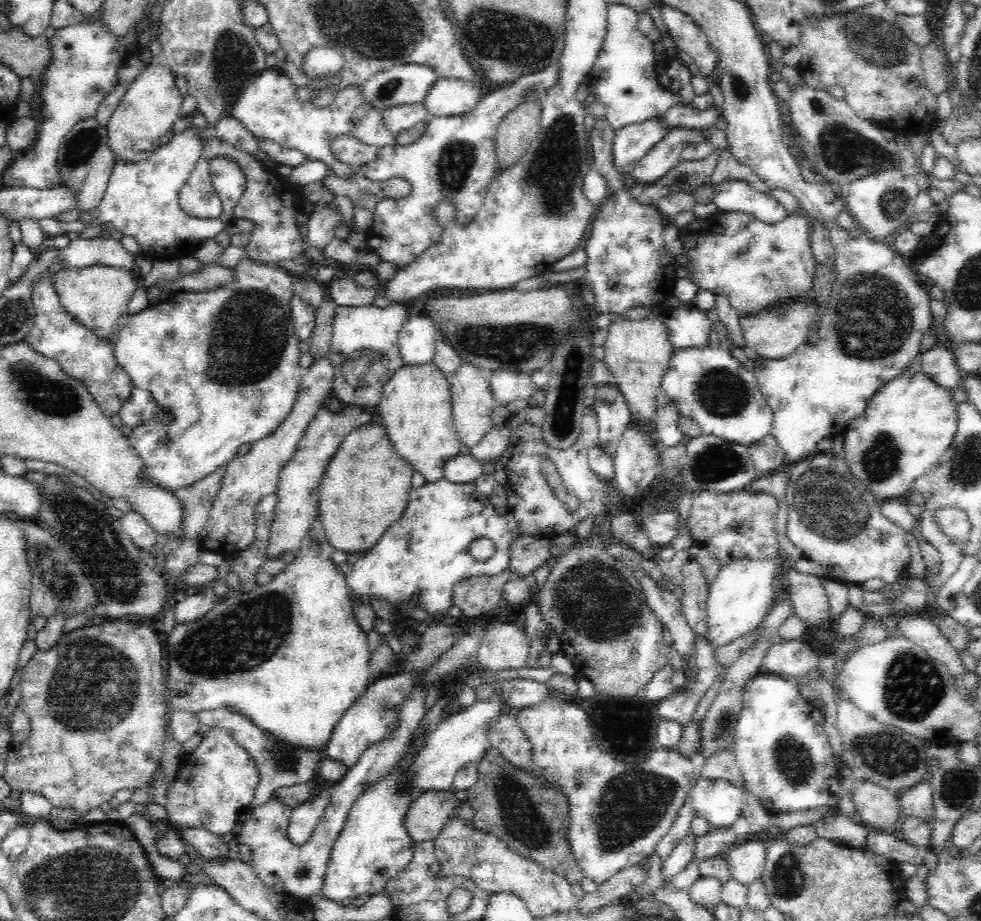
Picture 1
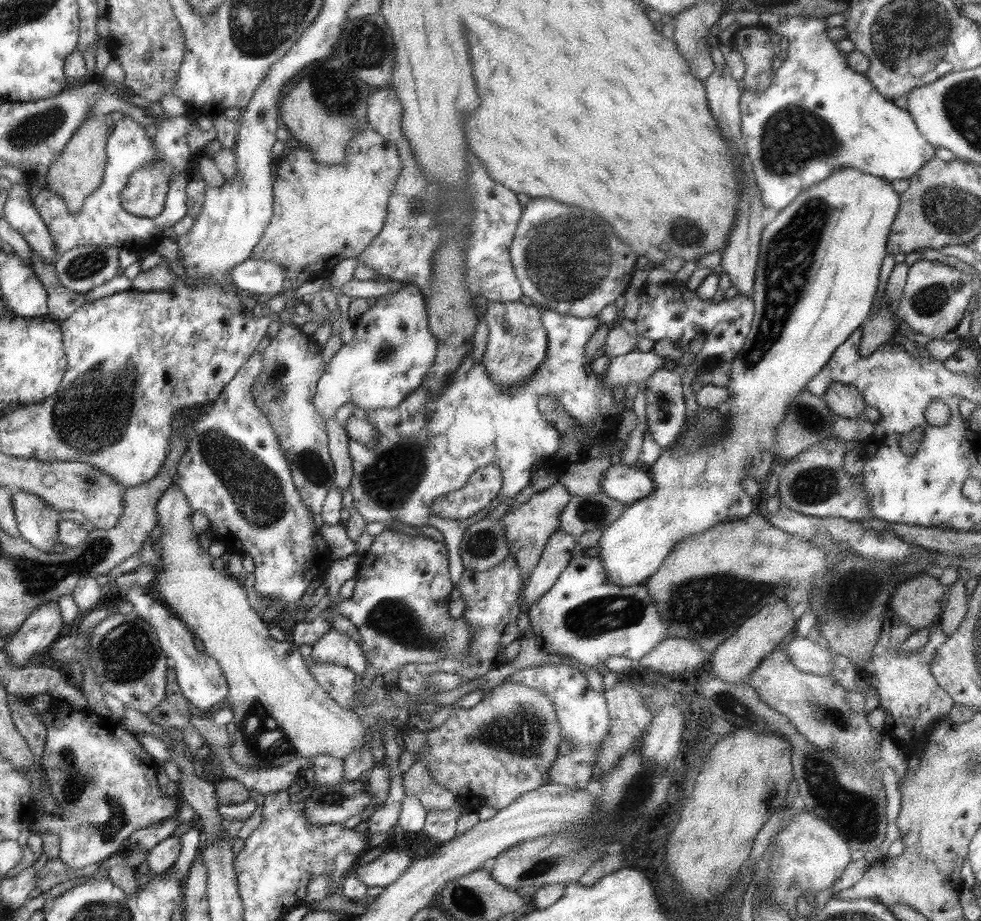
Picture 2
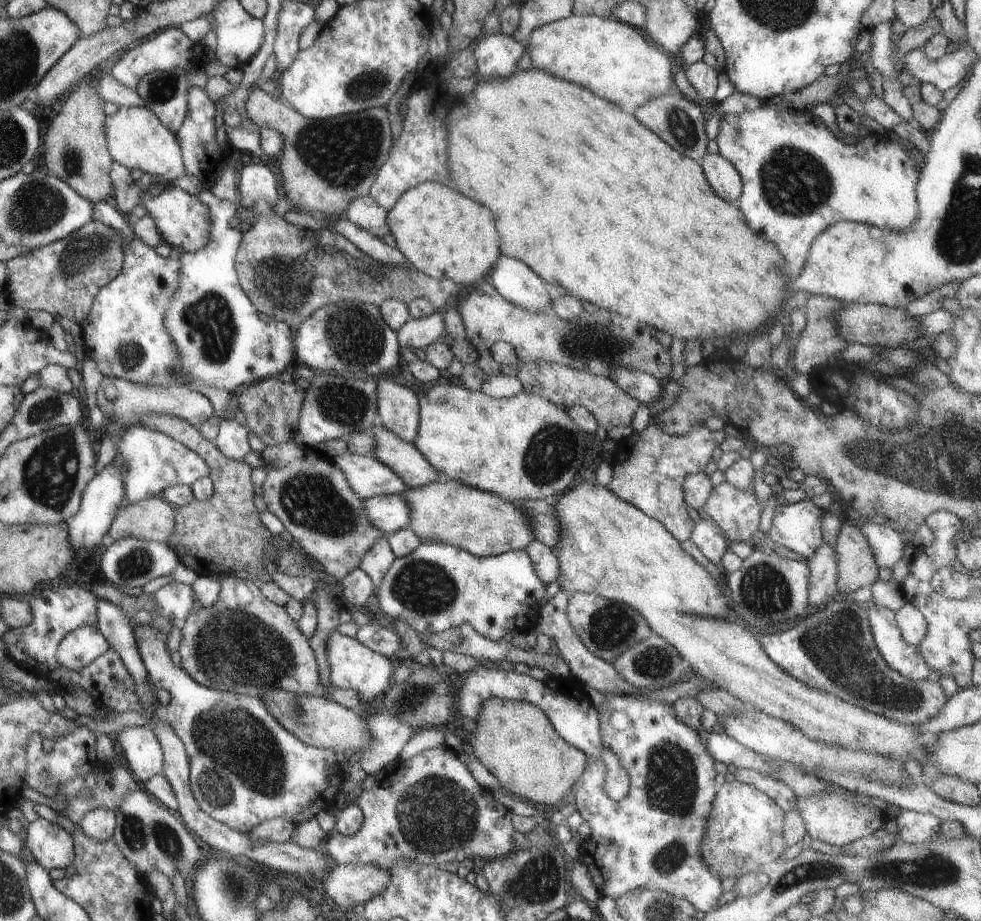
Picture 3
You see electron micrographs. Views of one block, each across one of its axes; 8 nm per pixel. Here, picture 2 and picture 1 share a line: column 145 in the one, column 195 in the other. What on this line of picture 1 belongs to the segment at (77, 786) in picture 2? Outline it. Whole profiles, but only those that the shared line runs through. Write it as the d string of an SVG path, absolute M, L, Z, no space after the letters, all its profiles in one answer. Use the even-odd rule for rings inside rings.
M212 728L196 752L192 756L180 756L178 764L180 768L176 770L176 784L172 788L164 786L162 768L158 768L150 782L150 800L168 808L176 830L206 828L218 838L232 834L234 826L238 826L238 814L252 804L256 786L260 784L260 772L246 748L234 740L230 730Z

